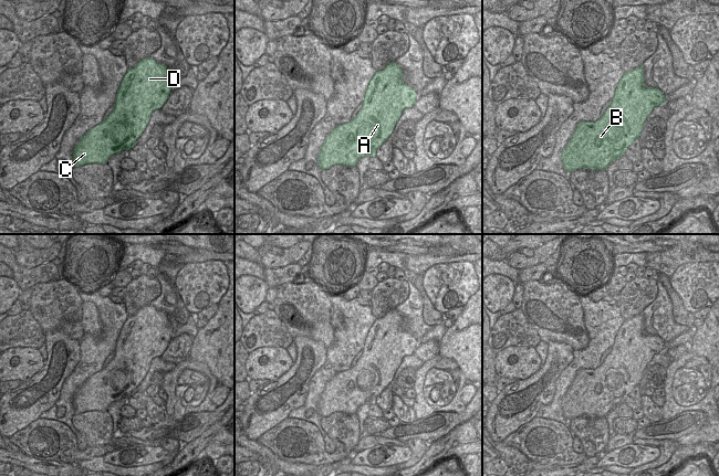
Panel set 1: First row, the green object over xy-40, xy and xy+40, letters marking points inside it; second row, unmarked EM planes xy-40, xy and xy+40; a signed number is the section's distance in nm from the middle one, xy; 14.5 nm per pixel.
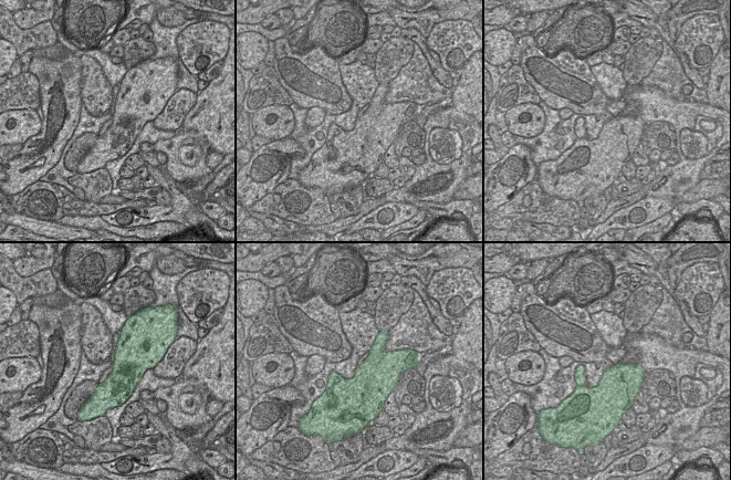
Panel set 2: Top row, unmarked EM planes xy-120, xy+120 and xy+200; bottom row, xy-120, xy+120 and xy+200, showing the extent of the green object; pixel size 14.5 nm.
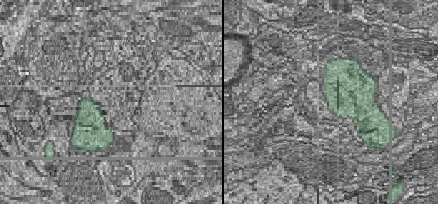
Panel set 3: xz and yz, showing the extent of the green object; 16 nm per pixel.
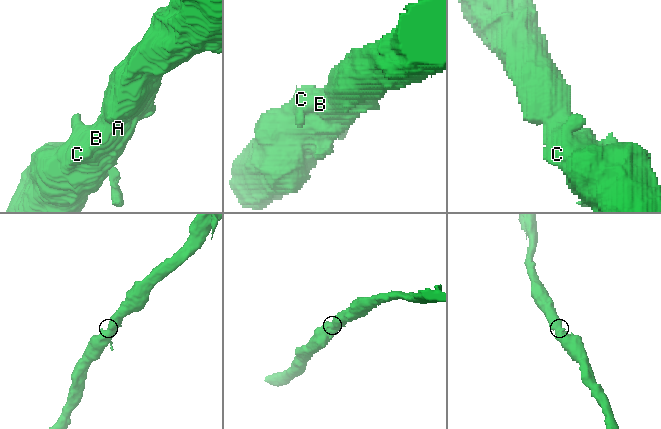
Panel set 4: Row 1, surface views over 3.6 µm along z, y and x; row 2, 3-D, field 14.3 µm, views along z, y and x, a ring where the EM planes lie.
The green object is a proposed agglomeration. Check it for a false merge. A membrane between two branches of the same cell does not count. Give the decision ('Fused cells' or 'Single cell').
Single cell

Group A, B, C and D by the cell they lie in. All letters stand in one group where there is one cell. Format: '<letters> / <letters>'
A B C D

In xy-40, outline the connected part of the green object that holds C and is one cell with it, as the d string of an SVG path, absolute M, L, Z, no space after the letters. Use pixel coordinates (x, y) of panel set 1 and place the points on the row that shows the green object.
M152 57L139 61L124 75L114 103L114 109L107 118L90 129L73 150L75 167L90 163L106 163L108 158L123 150L129 150L144 133L154 110L160 109L171 92L173 82L165 64Z

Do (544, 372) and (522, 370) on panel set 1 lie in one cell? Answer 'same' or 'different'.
different

